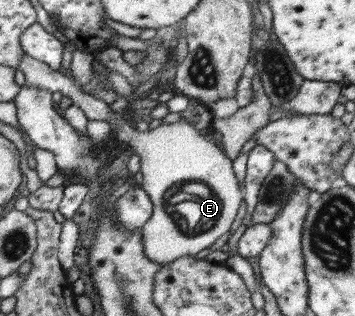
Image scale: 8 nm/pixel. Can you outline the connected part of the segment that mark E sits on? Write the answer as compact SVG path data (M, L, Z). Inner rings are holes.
M24 53L21 61L19 62L19 69L25 74L25 84L30 86L35 86L37 89L46 89L51 93L53 92L61 92L63 96L70 97L73 101L73 104L78 105L84 112L89 120L107 120L111 122L113 129L115 130L115 136L118 139L126 140L128 144L133 148L136 154L140 157L140 172L144 175L142 178L142 189L146 192L146 195L150 197L150 200L153 204L153 213L152 217L146 222L146 225L141 229L142 235L142 244L144 247L144 254L146 258L149 258L152 262L157 262L158 264L168 265L170 262L174 262L174 260L178 258L182 258L183 256L195 256L200 250L204 250L204 248L209 248L222 236L230 231L232 224L234 224L234 220L236 220L236 216L238 216L238 210L240 210L240 204L242 204L243 200L243 192L241 184L238 182L236 176L233 172L233 160L230 160L226 153L224 153L223 149L220 147L220 144L216 143L208 133L203 134L198 131L197 125L191 125L190 123L186 123L183 121L176 121L172 124L161 124L158 127L154 128L150 131L138 131L136 126L130 119L128 119L128 115L125 112L113 112L109 105L88 93L78 89L74 82L70 77L66 77L64 73L60 70L54 70L50 68L45 62L40 62L28 54Z

